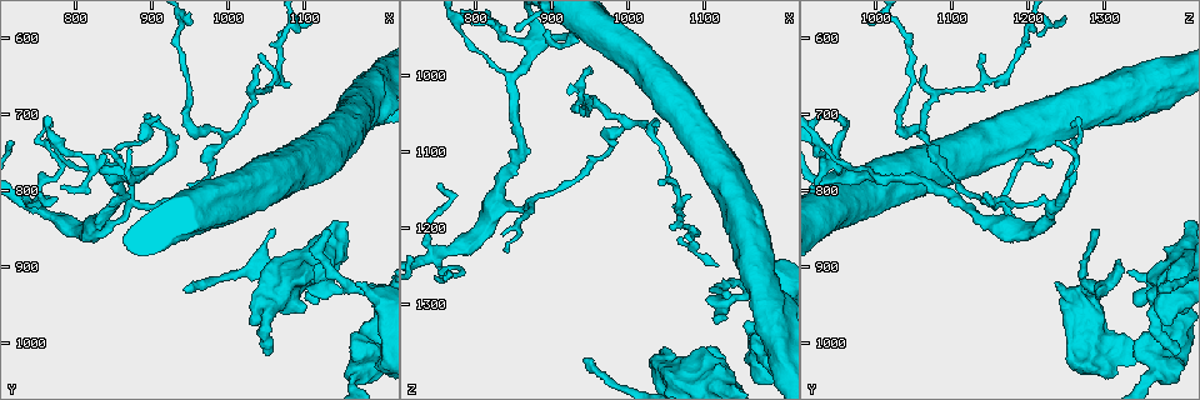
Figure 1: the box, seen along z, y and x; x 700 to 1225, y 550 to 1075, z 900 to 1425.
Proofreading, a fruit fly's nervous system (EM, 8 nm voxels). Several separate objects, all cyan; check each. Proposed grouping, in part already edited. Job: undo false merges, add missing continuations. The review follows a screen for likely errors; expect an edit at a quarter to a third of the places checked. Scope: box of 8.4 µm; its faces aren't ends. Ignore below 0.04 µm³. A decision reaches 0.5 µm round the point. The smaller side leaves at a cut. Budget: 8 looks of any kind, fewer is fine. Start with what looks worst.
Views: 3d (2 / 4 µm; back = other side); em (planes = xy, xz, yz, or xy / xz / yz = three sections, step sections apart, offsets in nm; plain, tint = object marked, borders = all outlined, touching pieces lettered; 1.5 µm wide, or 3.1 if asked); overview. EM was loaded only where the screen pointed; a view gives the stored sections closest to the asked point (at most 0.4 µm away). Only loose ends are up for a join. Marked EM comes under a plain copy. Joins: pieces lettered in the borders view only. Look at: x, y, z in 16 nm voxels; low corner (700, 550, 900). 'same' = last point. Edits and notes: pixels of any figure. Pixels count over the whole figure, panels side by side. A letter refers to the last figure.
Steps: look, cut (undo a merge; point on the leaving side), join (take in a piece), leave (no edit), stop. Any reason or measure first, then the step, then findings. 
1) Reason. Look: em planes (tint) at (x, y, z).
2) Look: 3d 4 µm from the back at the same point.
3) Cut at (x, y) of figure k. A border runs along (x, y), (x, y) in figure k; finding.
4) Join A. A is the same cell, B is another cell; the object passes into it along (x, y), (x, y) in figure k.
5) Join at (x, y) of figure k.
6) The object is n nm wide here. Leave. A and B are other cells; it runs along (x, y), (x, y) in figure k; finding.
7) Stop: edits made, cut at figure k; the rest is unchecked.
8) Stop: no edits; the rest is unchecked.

Sharp bend. Look: 3d 4 µm at (945, 715, 1035).

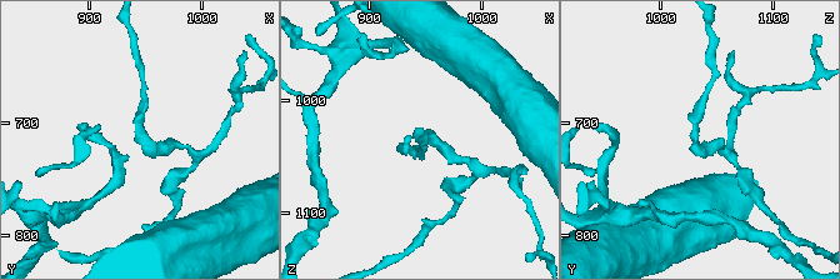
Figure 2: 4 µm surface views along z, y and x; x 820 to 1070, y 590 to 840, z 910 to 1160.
Look: em xz step 8 (tint) at (946, 710, 1032).

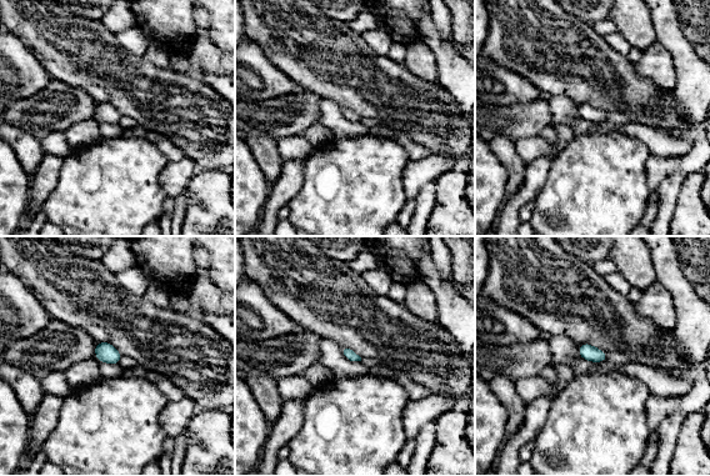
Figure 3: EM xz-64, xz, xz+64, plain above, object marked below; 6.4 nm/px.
Another direction. Look: em xy step 4 (borders) at the same point.

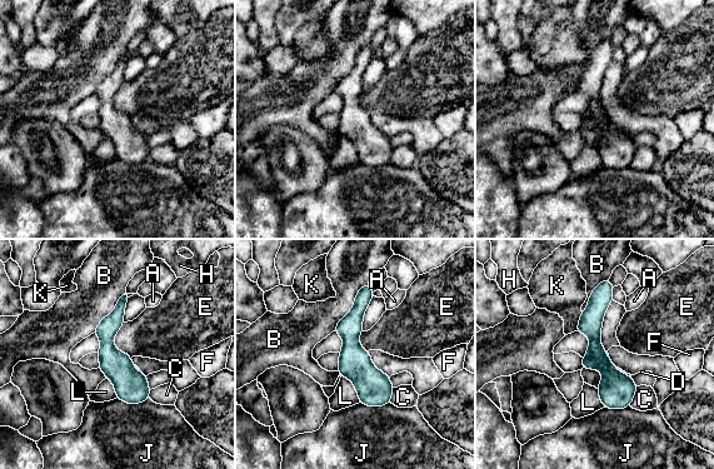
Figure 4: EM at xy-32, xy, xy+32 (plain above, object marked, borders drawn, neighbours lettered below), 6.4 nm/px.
Leave. A, B, C, D, E, F, H, J, K and L are other cells; it runs along (608, 285), (595, 354), (620, 405) in figure 4; continuous, no second cell.

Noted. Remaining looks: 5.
Look: em planes (tint) at (1170, 920, 1235).

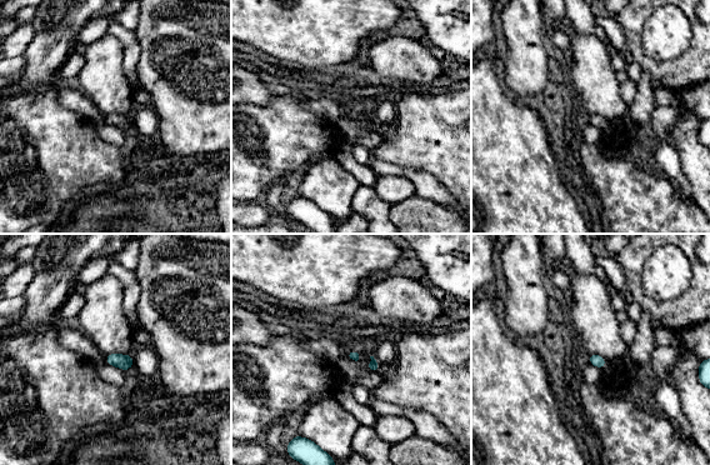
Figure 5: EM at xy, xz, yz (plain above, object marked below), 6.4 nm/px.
What lies round it. Look: em planes (borders) at the same point.

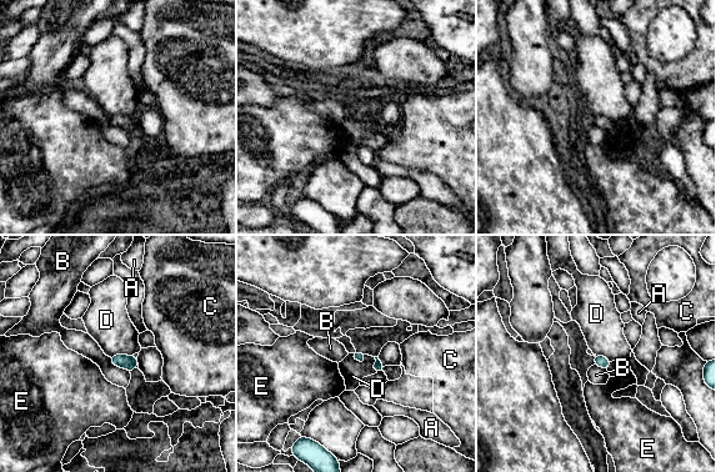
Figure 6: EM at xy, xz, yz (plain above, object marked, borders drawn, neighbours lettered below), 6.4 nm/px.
The longest contact is with B, 170 nm. Leave. A, B, C, D and E are other cells; a border runs along (131, 355), (113, 355), (110, 357) in figure 6; none of them fits.

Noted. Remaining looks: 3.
Thin end. Look: em xz step 8 (borders) at (765, 710, 1255).

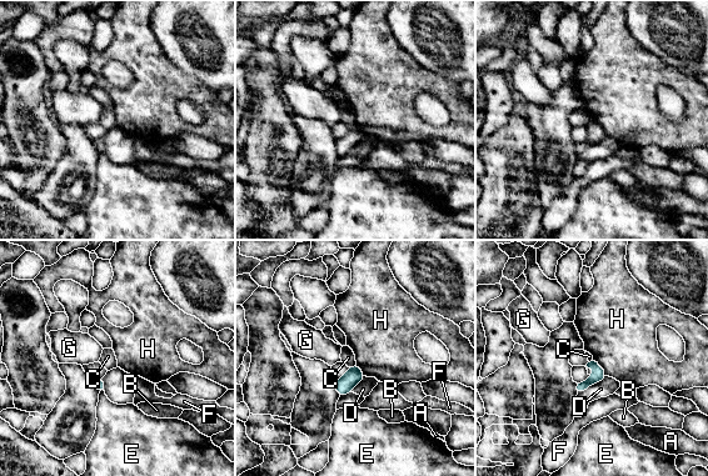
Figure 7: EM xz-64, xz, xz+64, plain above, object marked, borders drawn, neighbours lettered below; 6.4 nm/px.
Leave. A, B, C, D, E, F, G and H are other cells; a border runs along (593, 360), (607, 375) in figure 7; no lettered piece goes on from it.

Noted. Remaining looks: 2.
Stop: no edits; the rest is unchecked.

